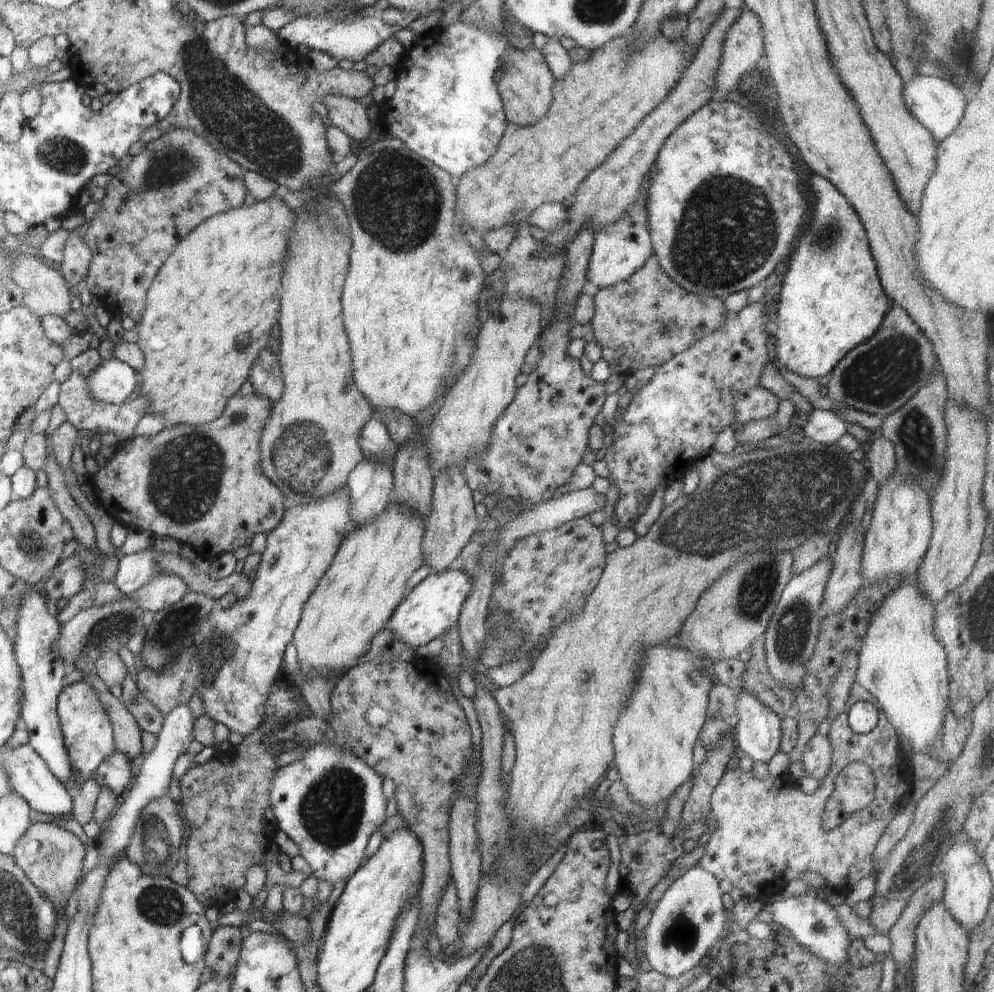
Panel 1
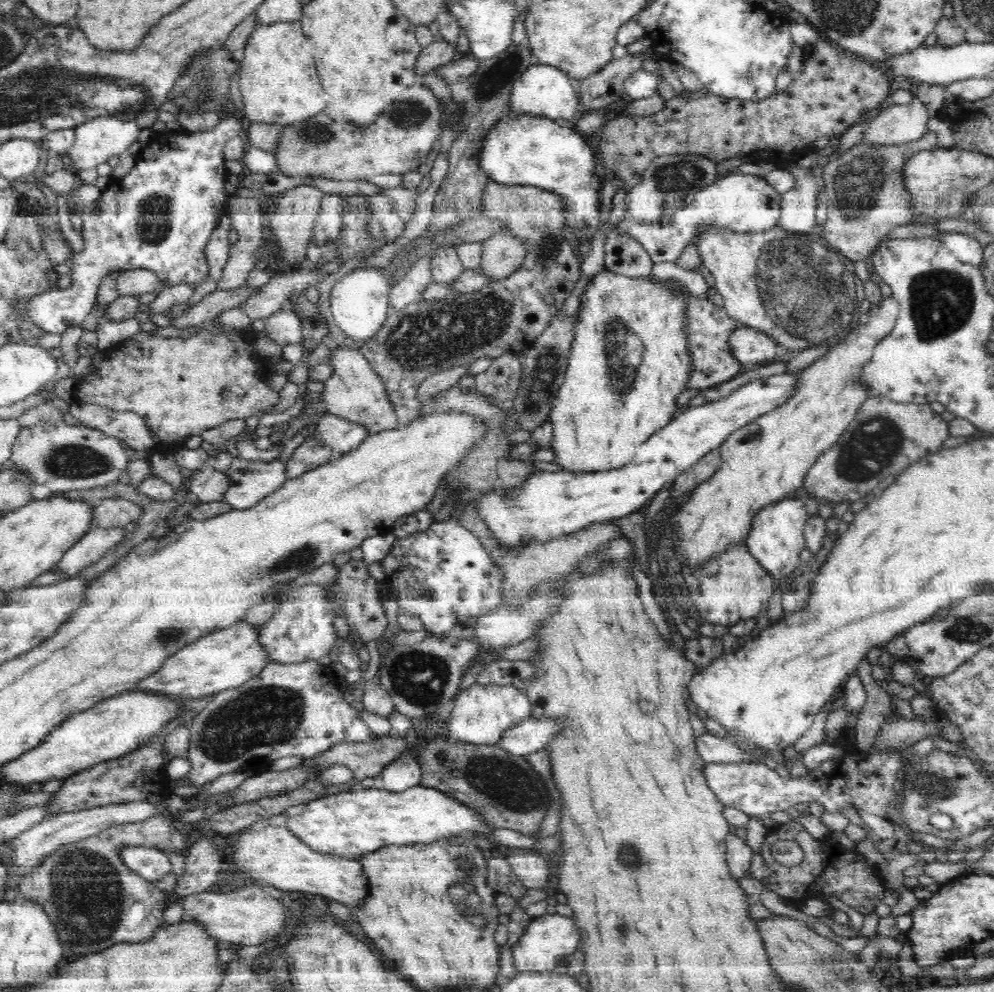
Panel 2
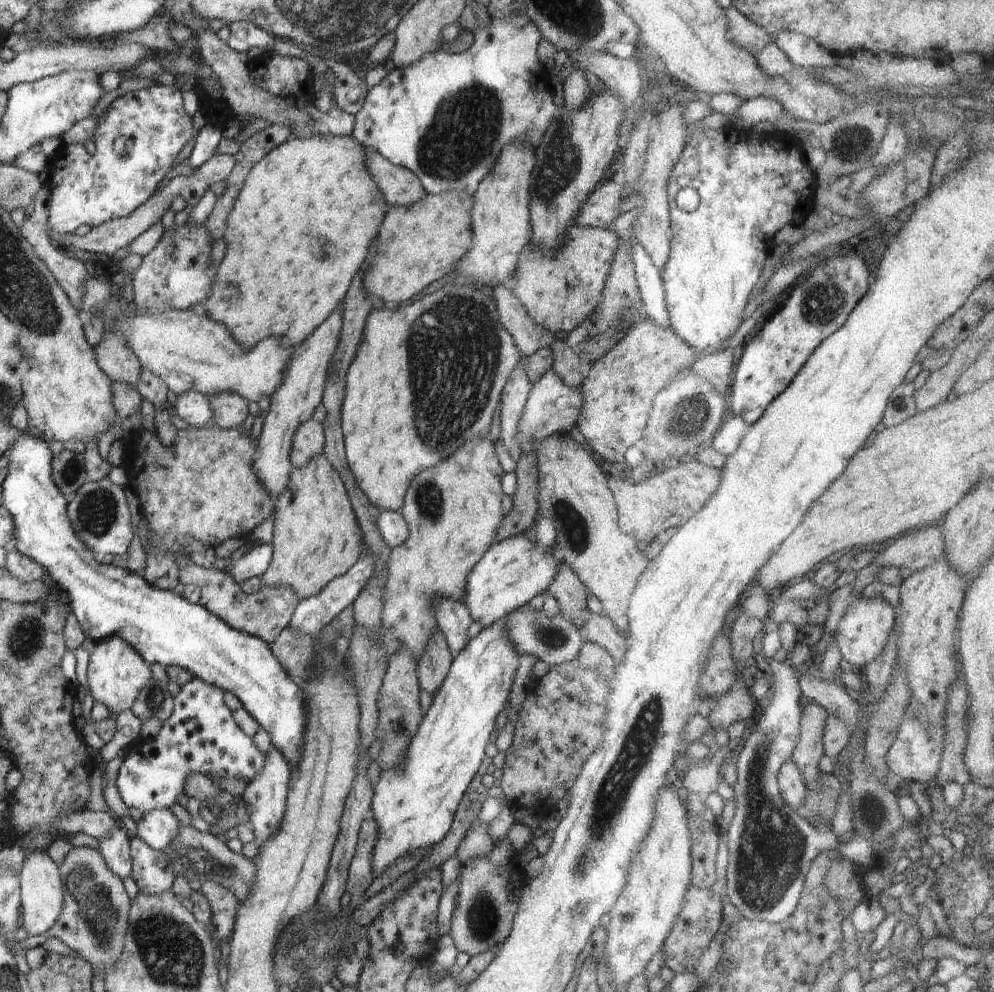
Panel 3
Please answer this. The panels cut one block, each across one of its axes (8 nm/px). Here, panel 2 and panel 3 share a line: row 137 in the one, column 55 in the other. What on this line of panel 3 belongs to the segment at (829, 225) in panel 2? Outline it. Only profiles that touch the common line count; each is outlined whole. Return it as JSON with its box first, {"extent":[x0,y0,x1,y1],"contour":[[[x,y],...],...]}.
{"extent":[49,846,130,976],"contour":[[[86,846],[68,852],[60,870],[64,880],[65,907],[60,920],[49,931],[49,936],[60,939],[69,950],[76,952],[88,963],[92,962],[96,973],[103,972],[105,976],[111,974],[124,955],[125,938],[129,931],[130,898],[124,892],[122,878],[114,874],[99,851]]]}

